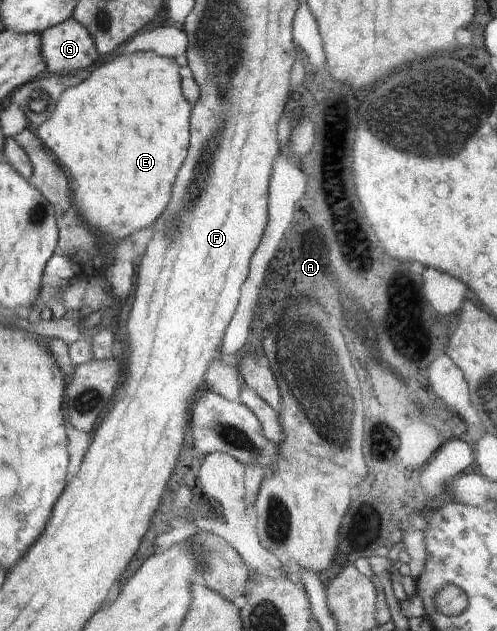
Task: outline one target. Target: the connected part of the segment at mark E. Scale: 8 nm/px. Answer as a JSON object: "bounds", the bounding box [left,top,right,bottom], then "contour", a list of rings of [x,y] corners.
{"bounds":[35,51,192,242],"contour":[[[135,51],[126,55],[122,53],[113,60],[101,64],[91,72],[91,75],[82,80],[74,87],[67,87],[59,97],[57,106],[53,114],[35,131],[39,138],[56,154],[59,162],[67,166],[72,176],[76,178],[76,201],[80,204],[80,213],[88,218],[88,225],[99,231],[108,242],[124,241],[130,239],[130,236],[136,230],[148,227],[151,223],[157,221],[162,216],[162,212],[167,208],[171,200],[171,188],[175,177],[186,159],[188,146],[190,145],[190,112],[192,107],[183,92],[181,92],[181,78],[179,78],[179,62],[173,56],[163,57],[151,51]]]}

